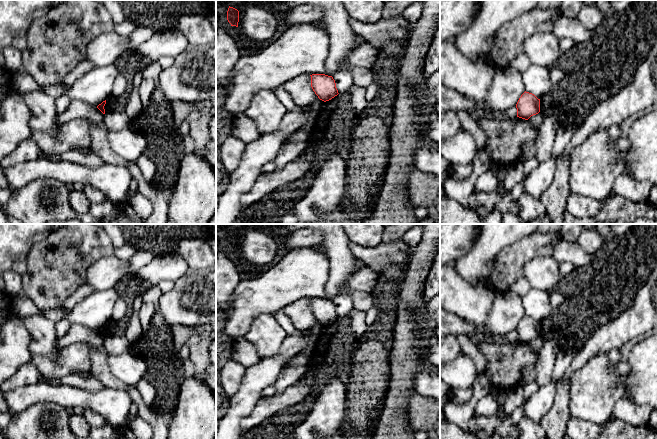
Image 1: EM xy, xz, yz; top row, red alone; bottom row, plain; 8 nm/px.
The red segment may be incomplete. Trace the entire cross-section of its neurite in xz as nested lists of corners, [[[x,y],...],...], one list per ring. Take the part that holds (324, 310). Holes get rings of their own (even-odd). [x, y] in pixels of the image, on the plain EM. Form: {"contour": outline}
{"contour": [[[312,298],[310,300],[311,311],[320,324],[326,326],[339,318],[332,300],[325,298]]]}

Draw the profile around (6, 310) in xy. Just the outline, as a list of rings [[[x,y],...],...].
[[[6,291],[0,293],[0,333],[7,319],[14,316],[12,298],[13,296]]]

